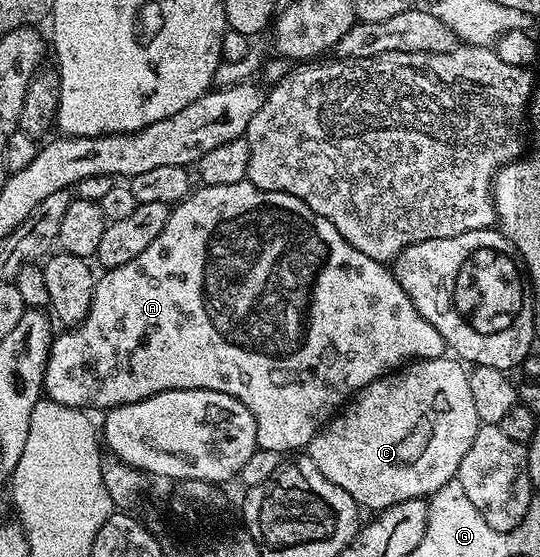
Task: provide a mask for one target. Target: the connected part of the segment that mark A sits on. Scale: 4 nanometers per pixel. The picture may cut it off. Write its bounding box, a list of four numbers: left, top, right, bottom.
[42,181,448,455]

